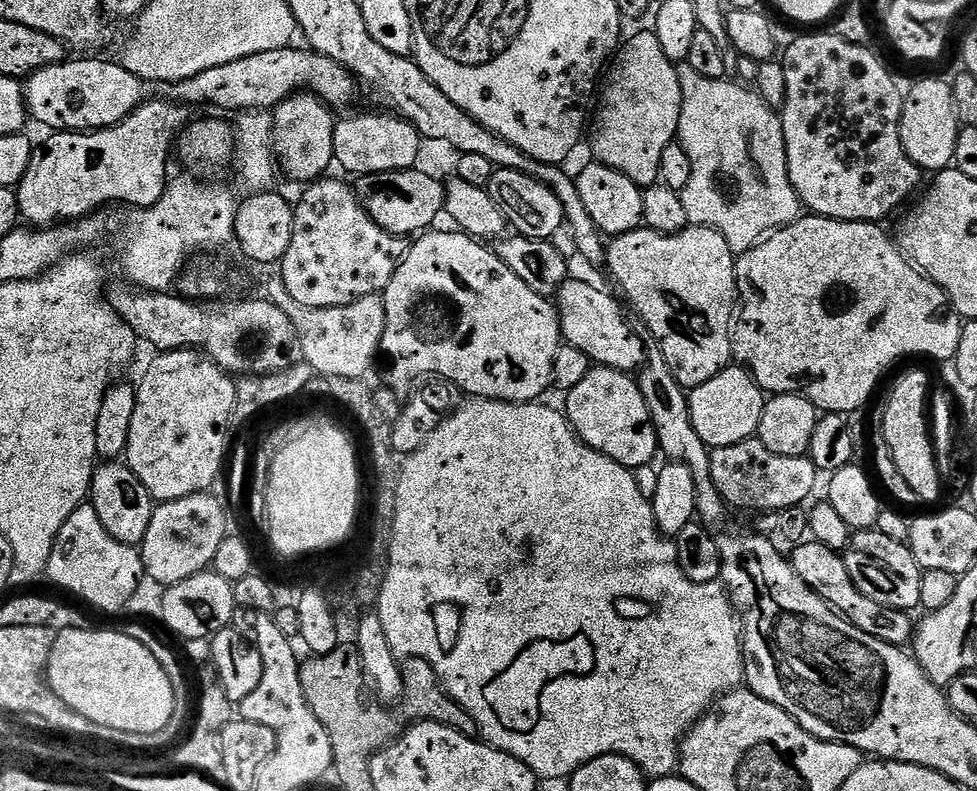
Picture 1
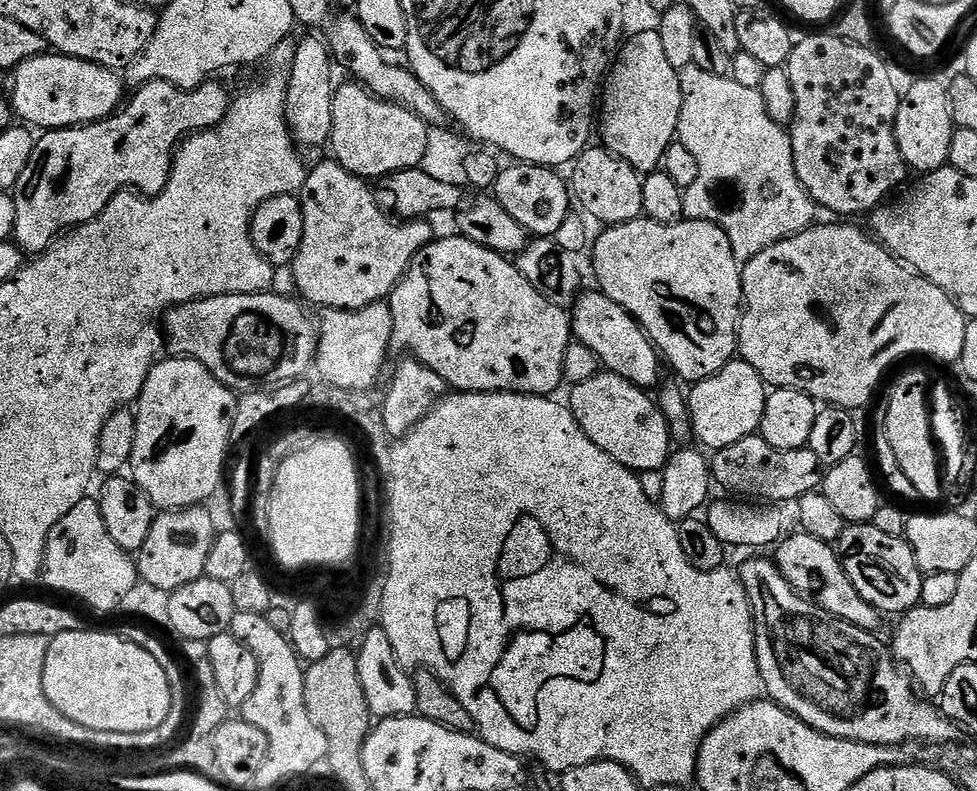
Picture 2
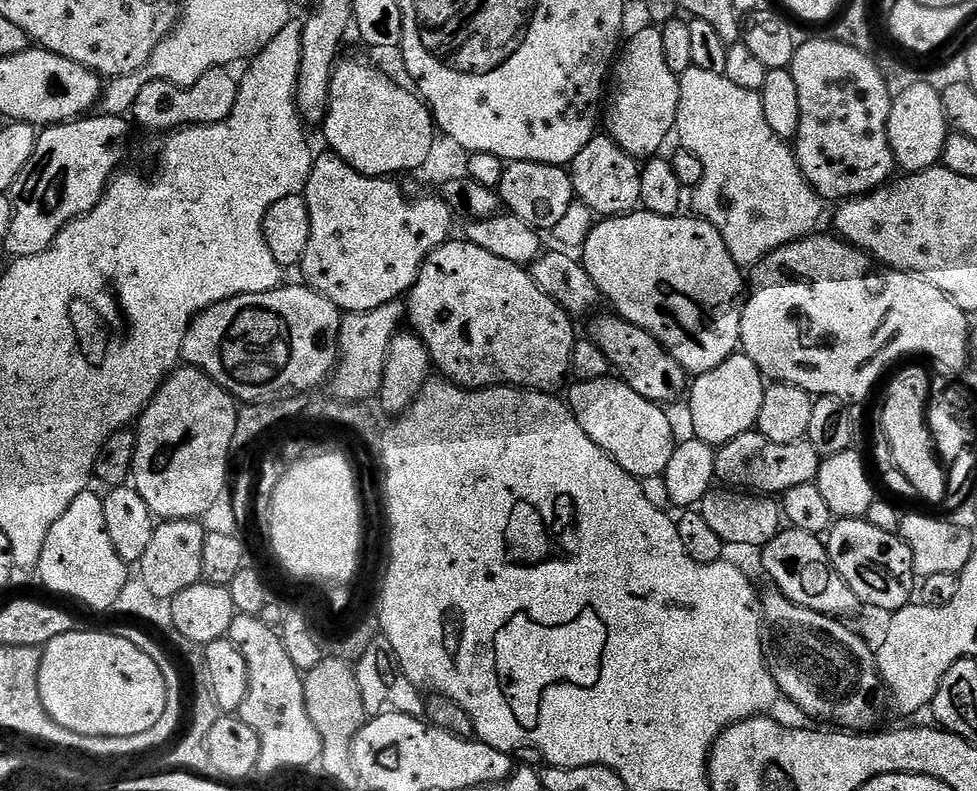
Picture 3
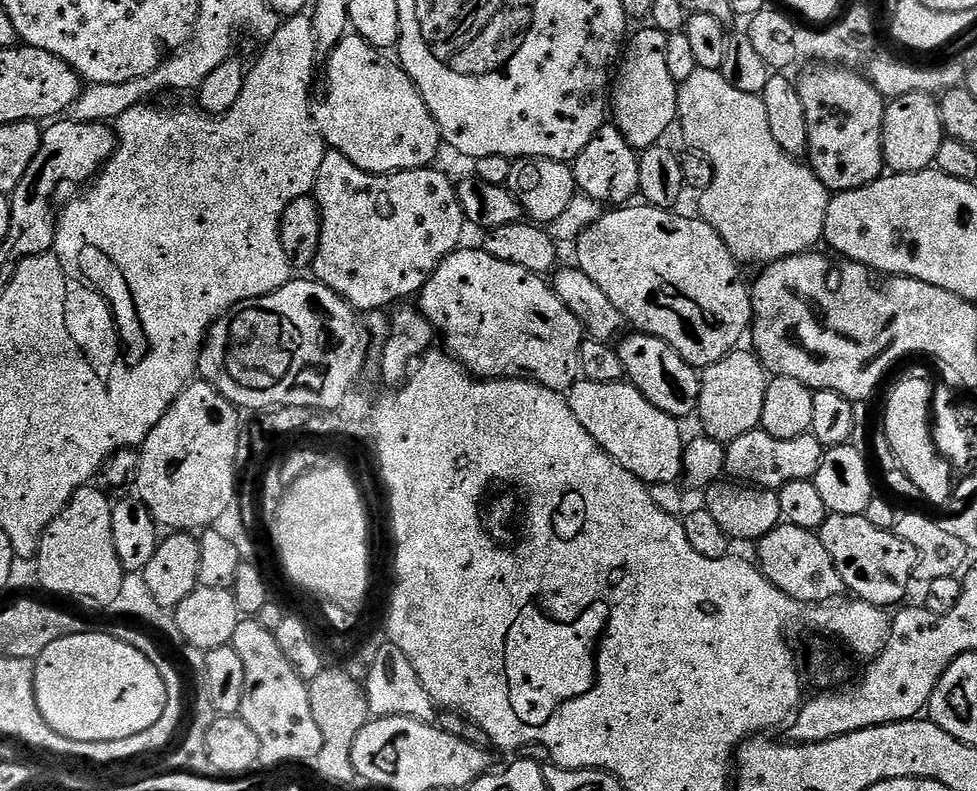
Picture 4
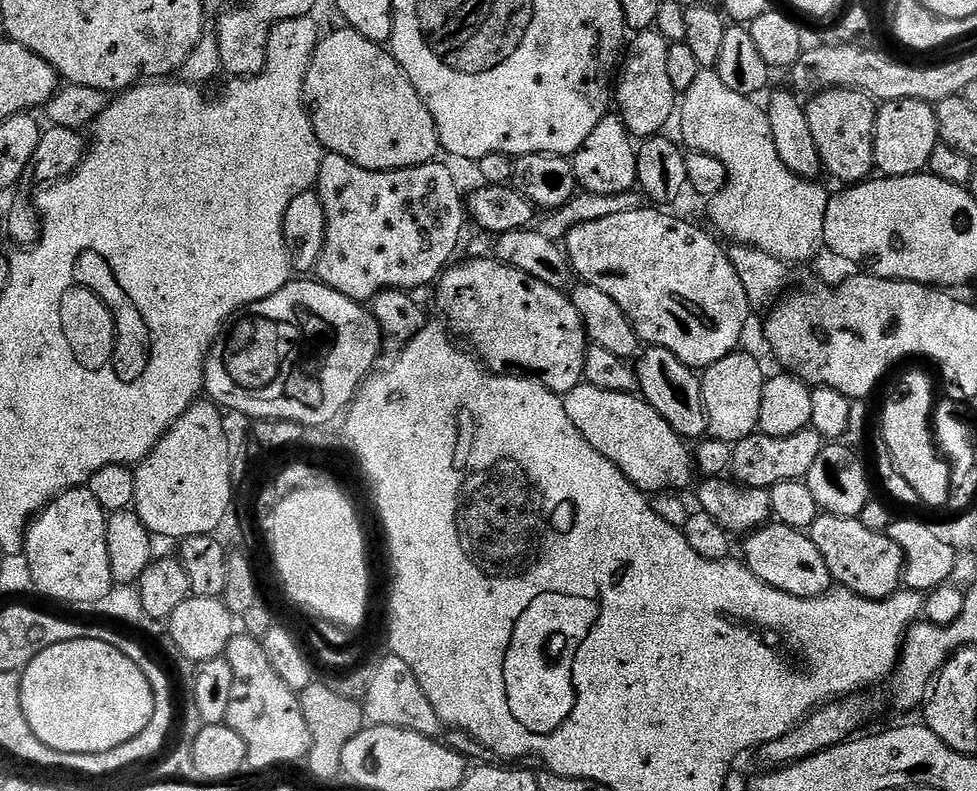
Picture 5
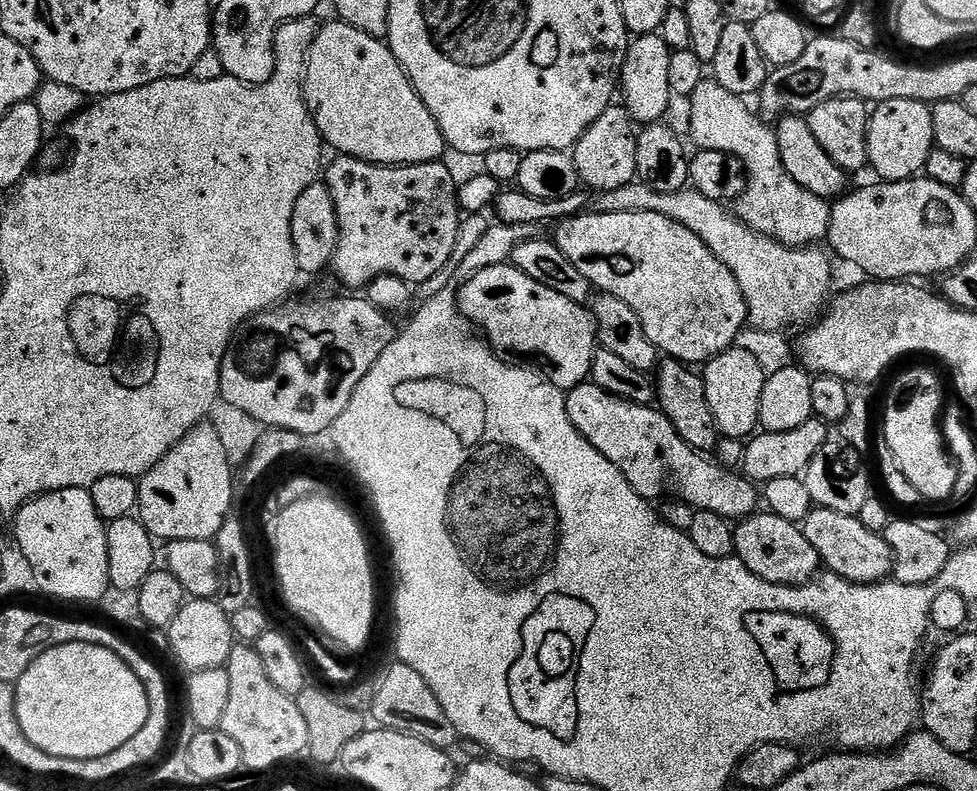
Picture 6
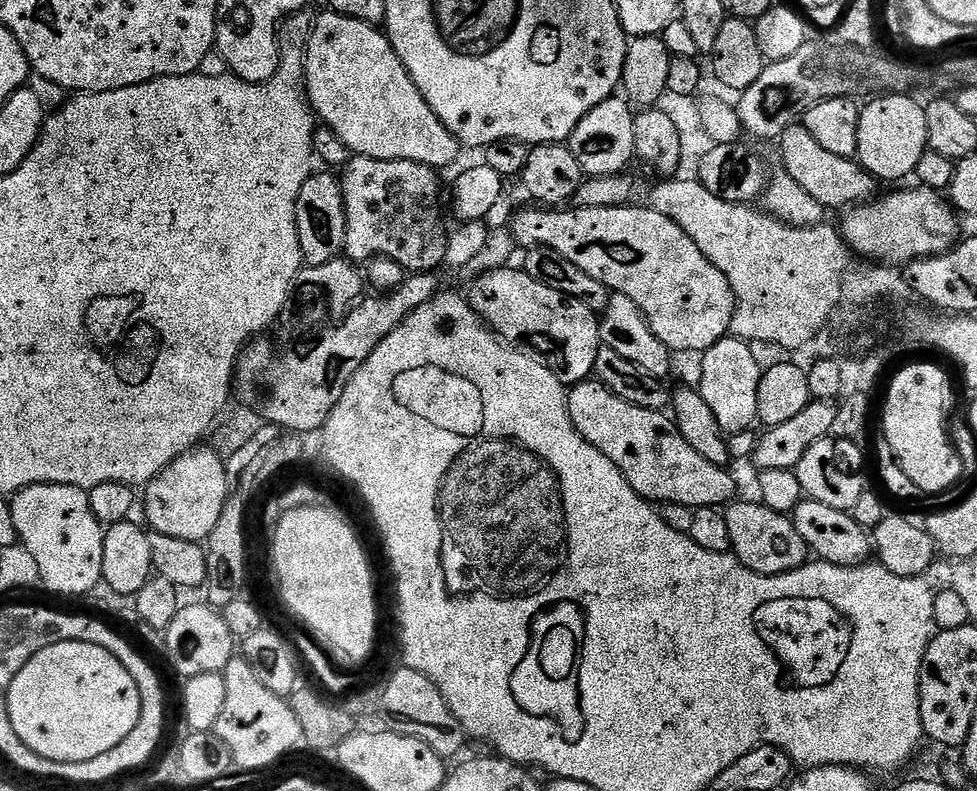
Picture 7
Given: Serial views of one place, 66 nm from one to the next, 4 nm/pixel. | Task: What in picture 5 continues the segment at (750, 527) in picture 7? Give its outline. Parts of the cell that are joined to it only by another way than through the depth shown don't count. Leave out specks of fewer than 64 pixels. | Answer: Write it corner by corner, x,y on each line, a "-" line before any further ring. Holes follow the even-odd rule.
769,522
755,529
745,540
748,541
744,544
743,563
758,578
762,578
762,582
798,598
814,598
833,587
834,581
826,566
826,558
822,558
807,531

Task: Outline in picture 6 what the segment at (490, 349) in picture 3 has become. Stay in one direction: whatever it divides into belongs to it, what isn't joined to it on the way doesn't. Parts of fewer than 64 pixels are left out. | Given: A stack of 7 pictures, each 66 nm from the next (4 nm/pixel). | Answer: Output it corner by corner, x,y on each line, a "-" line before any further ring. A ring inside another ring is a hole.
511,263
478,270
459,289
459,306
460,313
479,329
497,353
513,352
516,356
537,356
545,360
548,380
561,390
577,388
589,379
598,347
591,311
566,298
566,294
534,282
530,274
522,274

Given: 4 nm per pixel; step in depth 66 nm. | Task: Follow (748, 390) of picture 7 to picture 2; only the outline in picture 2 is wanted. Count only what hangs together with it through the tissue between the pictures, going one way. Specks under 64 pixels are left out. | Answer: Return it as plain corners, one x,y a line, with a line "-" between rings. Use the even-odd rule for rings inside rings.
733,358
729,364
722,366
722,370
718,370
718,374
695,381
691,388
687,398
688,412
692,415
692,436
700,439
699,443
705,449
734,446
734,442
742,442
742,438
759,433
769,389
754,366

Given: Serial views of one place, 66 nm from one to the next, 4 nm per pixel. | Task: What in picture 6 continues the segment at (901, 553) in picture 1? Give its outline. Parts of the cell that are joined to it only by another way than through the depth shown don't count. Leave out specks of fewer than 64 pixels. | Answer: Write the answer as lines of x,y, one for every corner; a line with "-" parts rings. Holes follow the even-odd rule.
816,506
805,517
802,527
806,542
810,542
814,550
818,550
821,565
836,576
855,584
878,584
893,575
890,546
881,533
866,530
859,516
838,514
829,508

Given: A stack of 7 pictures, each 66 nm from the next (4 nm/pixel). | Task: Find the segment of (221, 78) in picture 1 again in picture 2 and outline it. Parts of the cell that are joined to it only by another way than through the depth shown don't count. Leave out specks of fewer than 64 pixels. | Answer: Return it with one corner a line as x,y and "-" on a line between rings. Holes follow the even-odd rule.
35,56
19,64
11,73
10,107
17,121
33,129
78,128
81,124
96,124
115,116
125,103
120,75
119,71
73,56

